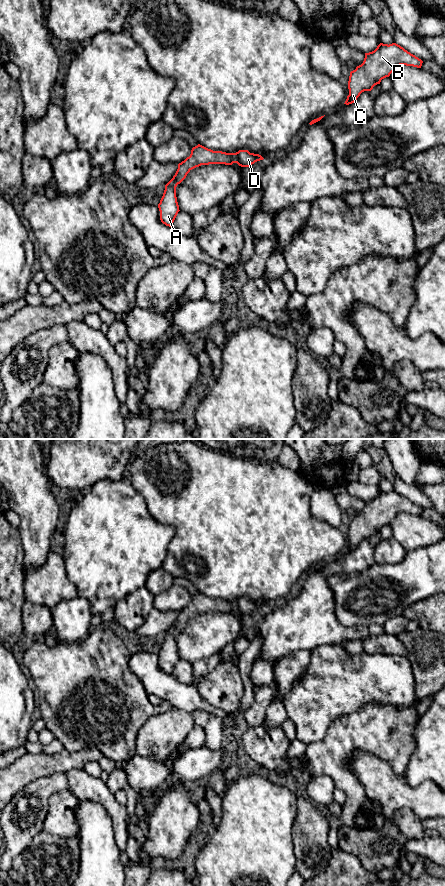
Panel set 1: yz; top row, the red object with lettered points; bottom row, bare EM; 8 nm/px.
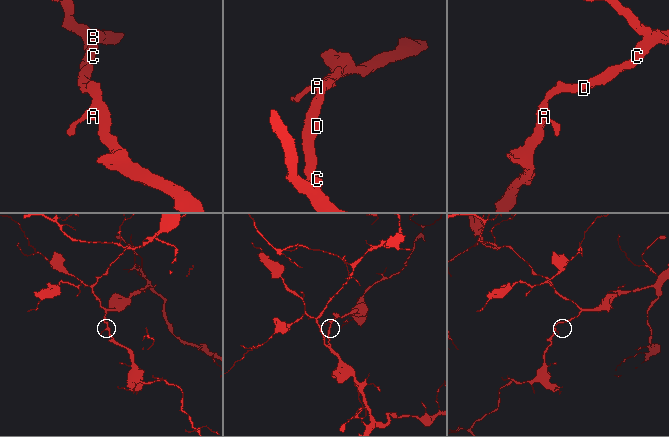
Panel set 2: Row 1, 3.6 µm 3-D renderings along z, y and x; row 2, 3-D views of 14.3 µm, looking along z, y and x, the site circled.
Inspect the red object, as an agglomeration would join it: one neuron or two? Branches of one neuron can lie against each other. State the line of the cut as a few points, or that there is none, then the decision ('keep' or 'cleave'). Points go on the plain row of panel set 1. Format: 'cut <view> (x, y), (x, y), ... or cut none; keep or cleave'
cut none; keep

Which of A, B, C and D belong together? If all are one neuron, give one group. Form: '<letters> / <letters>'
A B C D

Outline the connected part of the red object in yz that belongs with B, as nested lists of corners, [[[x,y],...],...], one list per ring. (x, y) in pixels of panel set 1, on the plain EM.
[[[380,491],[377,496],[365,501],[364,509],[350,520],[349,543],[344,552],[354,551],[364,539],[371,539],[381,528],[400,513],[421,516],[423,509],[396,491]]]

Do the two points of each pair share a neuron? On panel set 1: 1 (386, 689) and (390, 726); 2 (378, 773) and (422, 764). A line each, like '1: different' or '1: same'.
1: different
2: different

